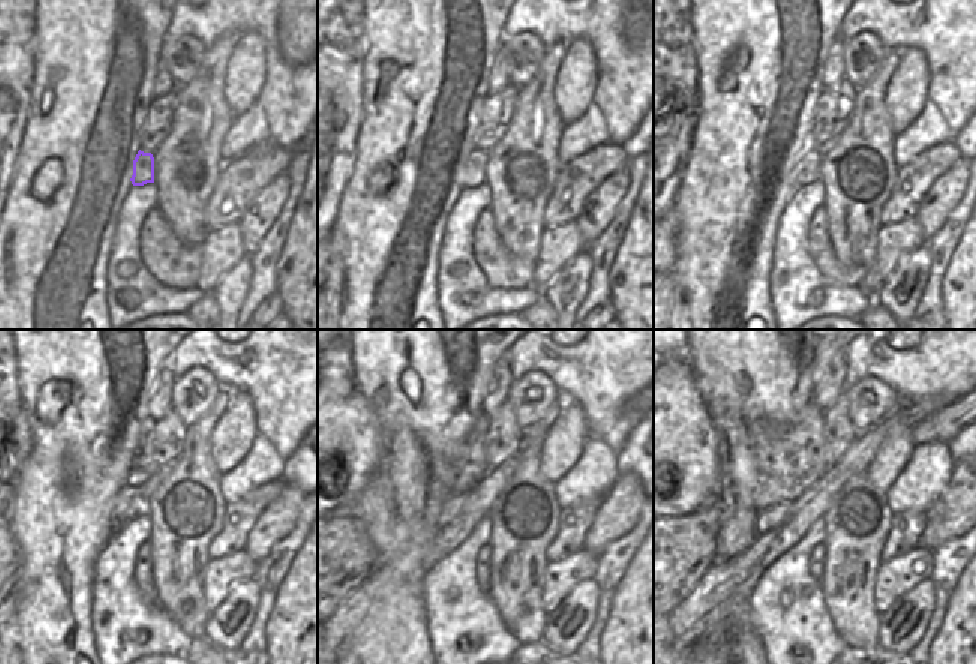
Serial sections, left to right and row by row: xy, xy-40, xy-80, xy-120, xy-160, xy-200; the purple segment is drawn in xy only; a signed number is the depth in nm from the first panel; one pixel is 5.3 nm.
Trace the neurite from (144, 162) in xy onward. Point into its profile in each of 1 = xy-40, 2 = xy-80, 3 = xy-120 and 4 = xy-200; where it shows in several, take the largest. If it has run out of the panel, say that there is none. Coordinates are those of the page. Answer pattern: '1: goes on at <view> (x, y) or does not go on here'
1: goes on at xy-40 (474, 168)
2: goes on at xy-80 (808, 170)
3: goes on at xy-120 (129, 504)
4: goes on at xy-200 (772, 517)

